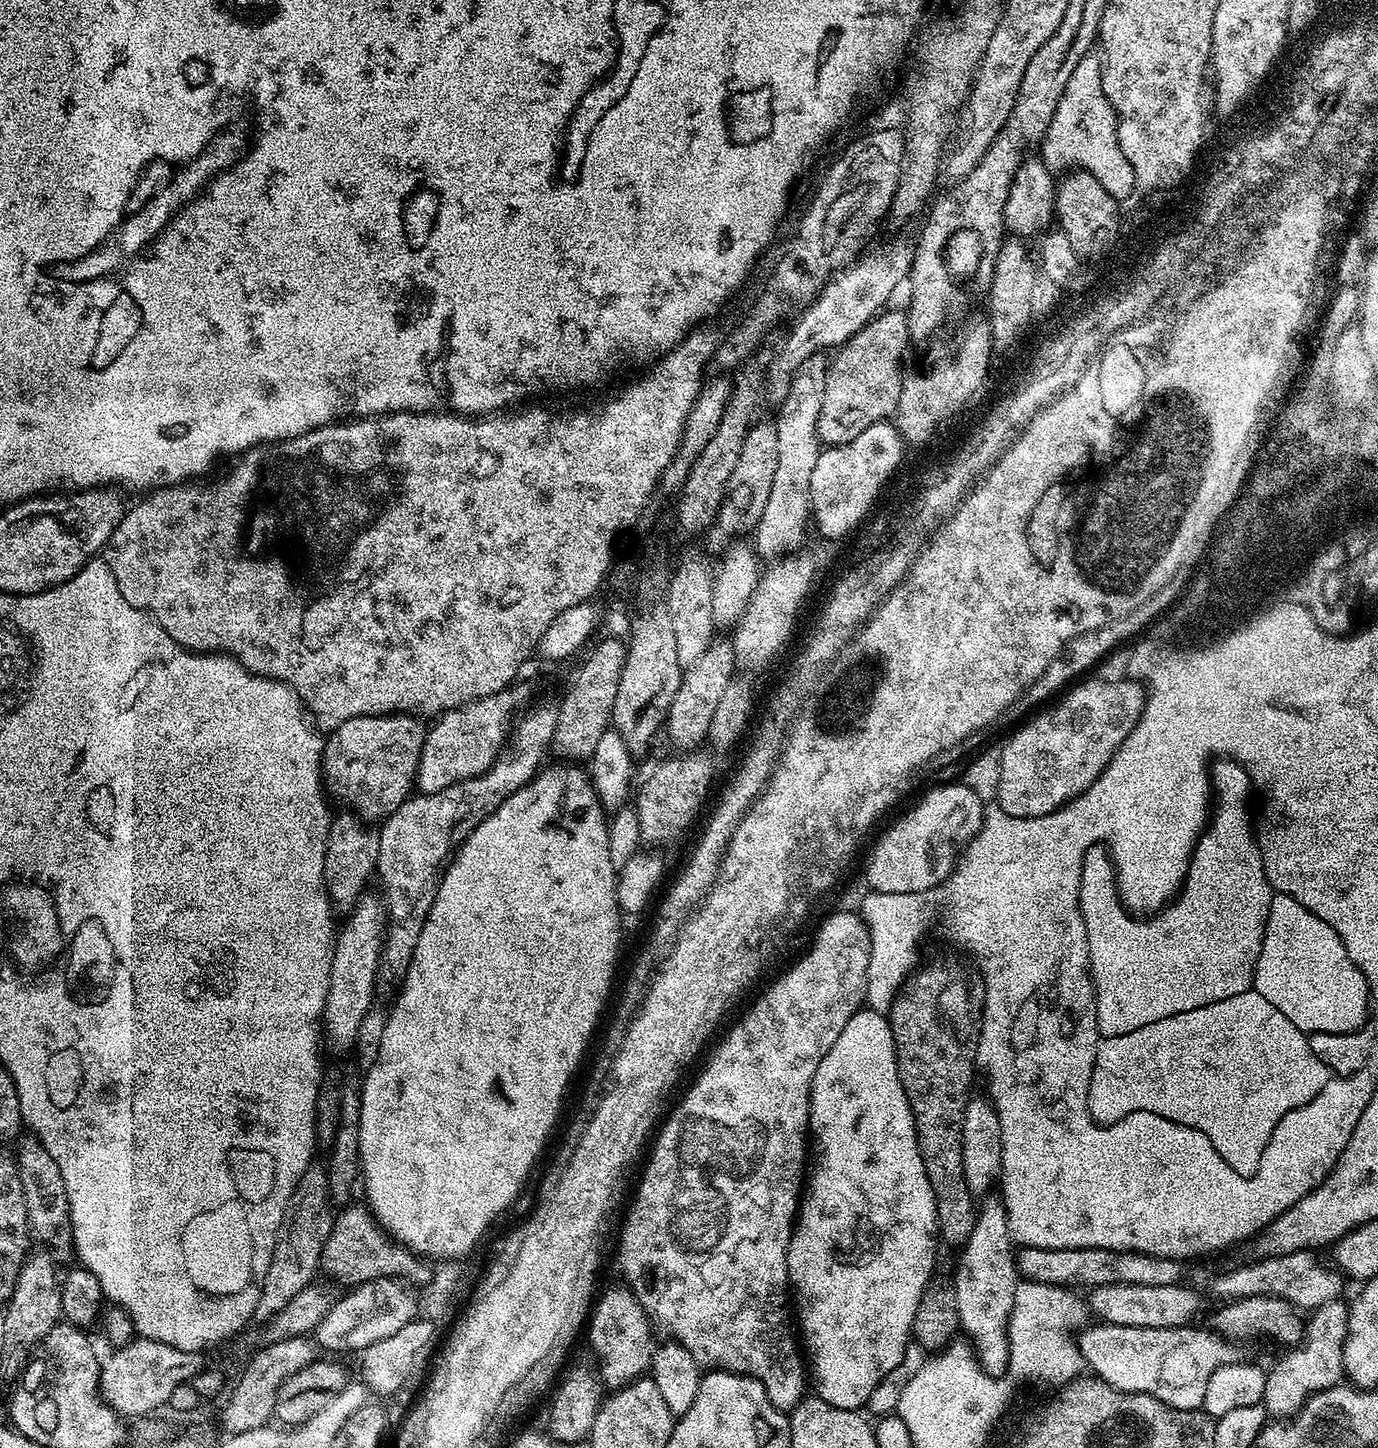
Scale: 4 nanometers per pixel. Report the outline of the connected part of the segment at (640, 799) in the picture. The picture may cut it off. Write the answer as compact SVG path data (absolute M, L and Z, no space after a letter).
M684 750L680 756L664 760L640 784L640 793L635 793L634 807L638 814L640 838L645 845L660 846L675 838L692 824L700 812L708 787L712 784L712 760L704 750Z

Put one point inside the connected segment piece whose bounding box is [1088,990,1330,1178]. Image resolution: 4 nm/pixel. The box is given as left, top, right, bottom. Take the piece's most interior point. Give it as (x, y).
(1232, 1069)

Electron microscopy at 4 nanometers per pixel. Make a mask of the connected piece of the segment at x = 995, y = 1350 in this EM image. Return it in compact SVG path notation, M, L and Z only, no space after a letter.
M992 1194L979 1205L976 1225L970 1238L959 1249L960 1265L956 1268L954 1289L957 1296L960 1328L965 1332L976 1354L976 1361L991 1375L1003 1377L1009 1371L1010 1346L1008 1323L1018 1283L1014 1241L1008 1229L1004 1201Z

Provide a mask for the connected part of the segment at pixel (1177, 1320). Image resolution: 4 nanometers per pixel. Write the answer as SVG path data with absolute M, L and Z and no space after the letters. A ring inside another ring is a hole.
M1183 1283L1174 1286L1138 1286L1106 1284L1087 1293L1086 1304L1091 1315L1105 1324L1138 1326L1139 1328L1183 1328L1191 1325L1200 1312L1200 1296Z

